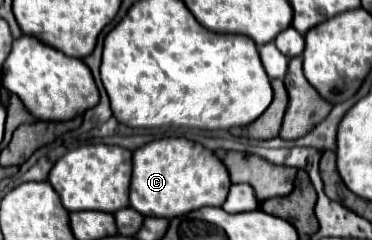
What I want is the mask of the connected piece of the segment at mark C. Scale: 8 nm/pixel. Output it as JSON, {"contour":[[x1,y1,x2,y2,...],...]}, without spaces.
{"contour":[[184,137,158,139,134,151,130,207,146,217,174,219,206,205,220,207,230,185,228,169,210,149]]}

